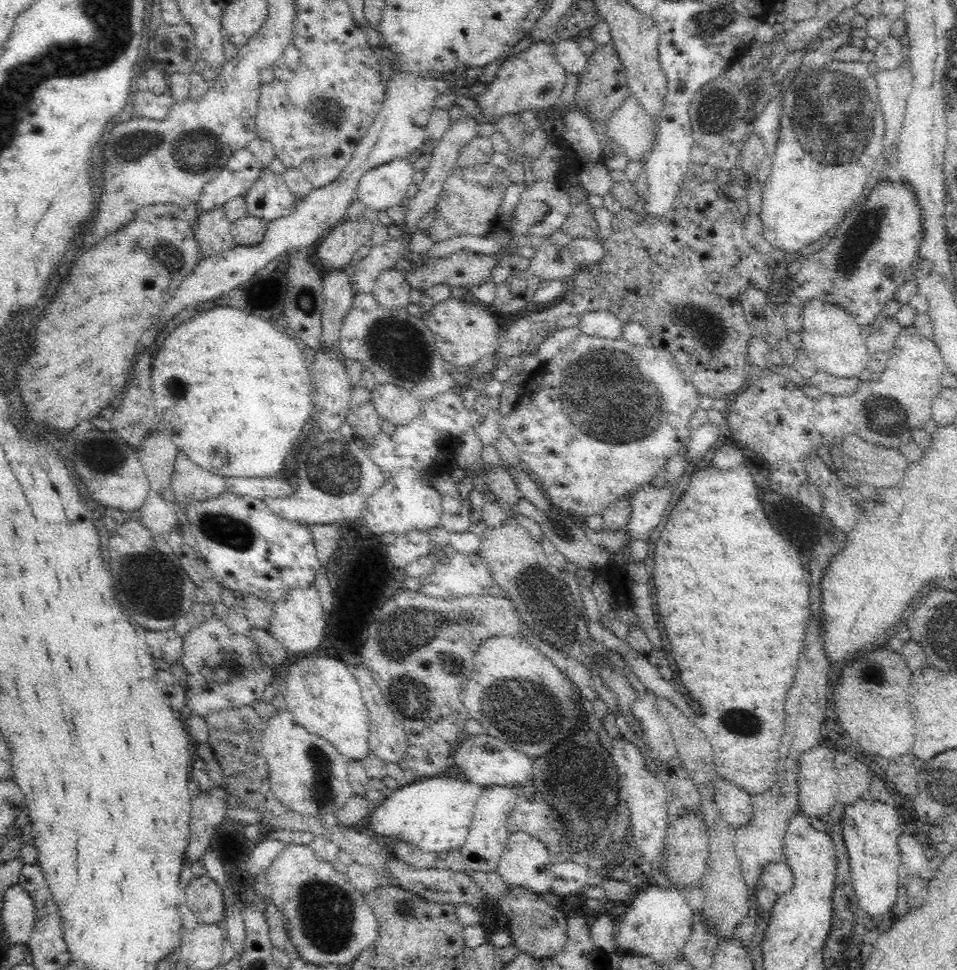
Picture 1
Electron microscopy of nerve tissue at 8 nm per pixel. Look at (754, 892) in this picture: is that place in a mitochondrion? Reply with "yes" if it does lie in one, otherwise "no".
no

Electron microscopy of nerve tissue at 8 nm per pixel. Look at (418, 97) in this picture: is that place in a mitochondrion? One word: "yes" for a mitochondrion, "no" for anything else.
no

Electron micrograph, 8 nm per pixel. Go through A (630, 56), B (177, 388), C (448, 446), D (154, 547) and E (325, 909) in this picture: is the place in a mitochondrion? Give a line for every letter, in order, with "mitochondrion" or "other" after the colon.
A: other
B: mitochondrion
C: other
D: other
E: mitochondrion

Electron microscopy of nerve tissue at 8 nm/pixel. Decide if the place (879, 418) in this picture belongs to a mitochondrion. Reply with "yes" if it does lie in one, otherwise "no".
yes

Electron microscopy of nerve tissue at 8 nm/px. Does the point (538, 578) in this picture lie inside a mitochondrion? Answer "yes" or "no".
yes

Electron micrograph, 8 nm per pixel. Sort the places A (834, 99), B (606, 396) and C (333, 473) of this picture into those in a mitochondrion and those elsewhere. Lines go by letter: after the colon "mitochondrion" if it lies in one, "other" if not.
A: mitochondrion
B: mitochondrion
C: mitochondrion

